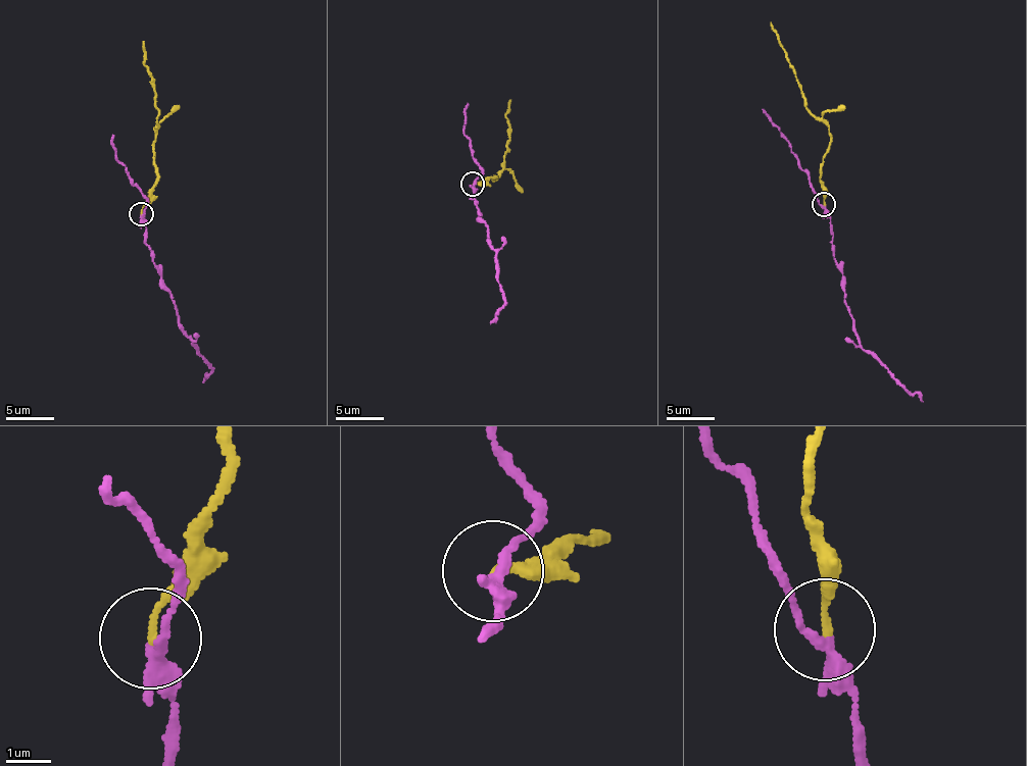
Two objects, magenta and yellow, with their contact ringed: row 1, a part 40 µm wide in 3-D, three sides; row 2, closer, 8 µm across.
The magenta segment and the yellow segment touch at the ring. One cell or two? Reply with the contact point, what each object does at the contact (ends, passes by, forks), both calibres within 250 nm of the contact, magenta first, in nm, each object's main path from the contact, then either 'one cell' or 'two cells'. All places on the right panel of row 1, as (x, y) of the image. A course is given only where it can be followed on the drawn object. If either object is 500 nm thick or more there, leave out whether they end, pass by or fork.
at (824, 204); magenta forks there; yellow ends there; 200 nm thick on the magenta side, 130 nm on the other; magenta runs (823, 205), (830, 219), (833, 256), (841, 274), (858, 342), (922, 401); yellow runs (823, 205), (821, 172), (831, 139), (828, 128), (803, 103), (792, 64), (770, 22); two cells

